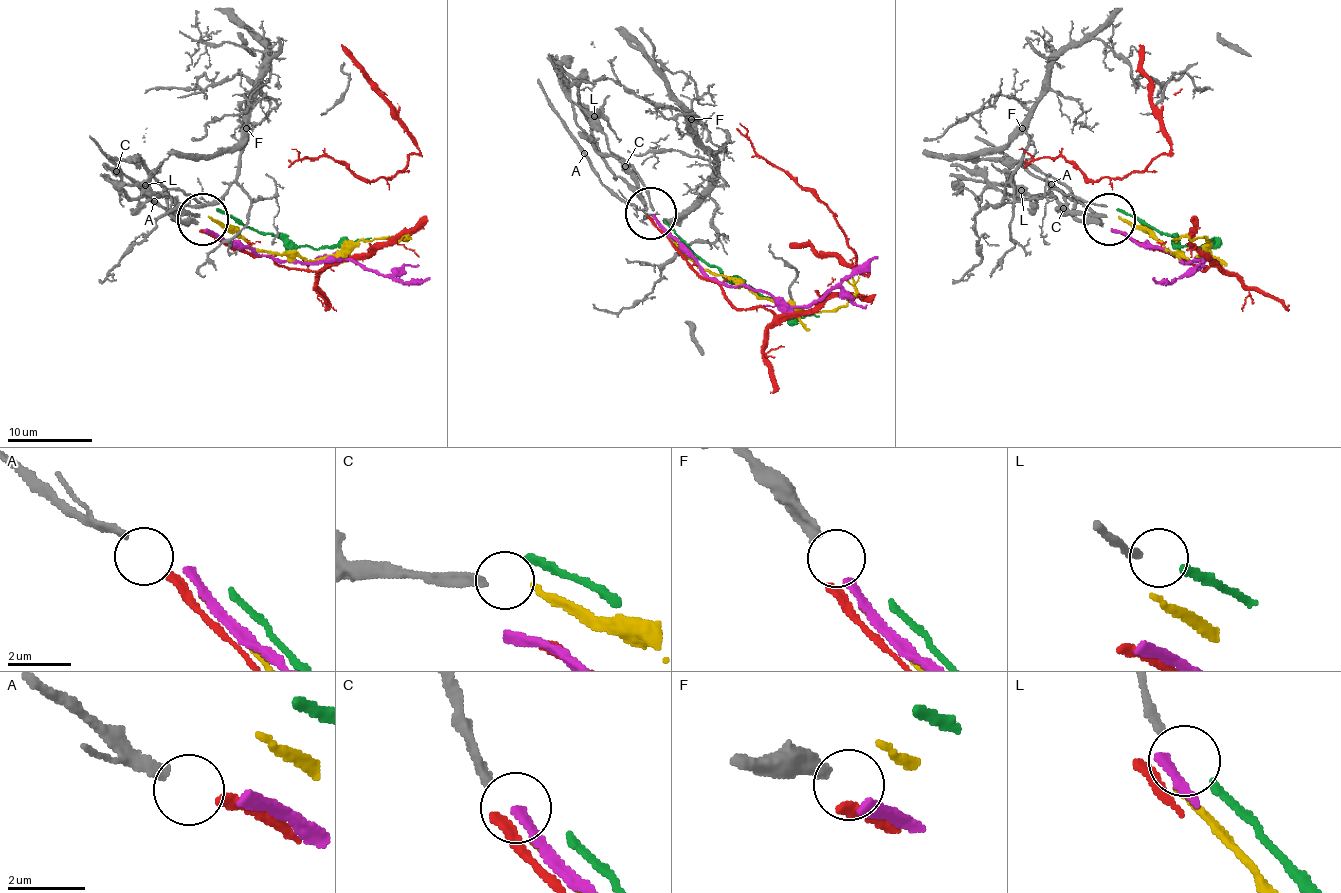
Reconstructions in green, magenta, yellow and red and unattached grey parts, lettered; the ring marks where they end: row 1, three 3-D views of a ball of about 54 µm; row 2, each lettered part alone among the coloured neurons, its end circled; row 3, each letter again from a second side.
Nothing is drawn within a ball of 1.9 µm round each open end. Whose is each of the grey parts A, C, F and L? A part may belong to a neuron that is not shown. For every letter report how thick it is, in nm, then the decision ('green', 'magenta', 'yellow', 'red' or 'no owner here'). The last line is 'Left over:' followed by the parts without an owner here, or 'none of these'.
A: calibre 260 nm; red
C: calibre 240 nm; no owner here
F: calibre 360 nm; magenta
L: calibre 200 nm; green
Left over: C

